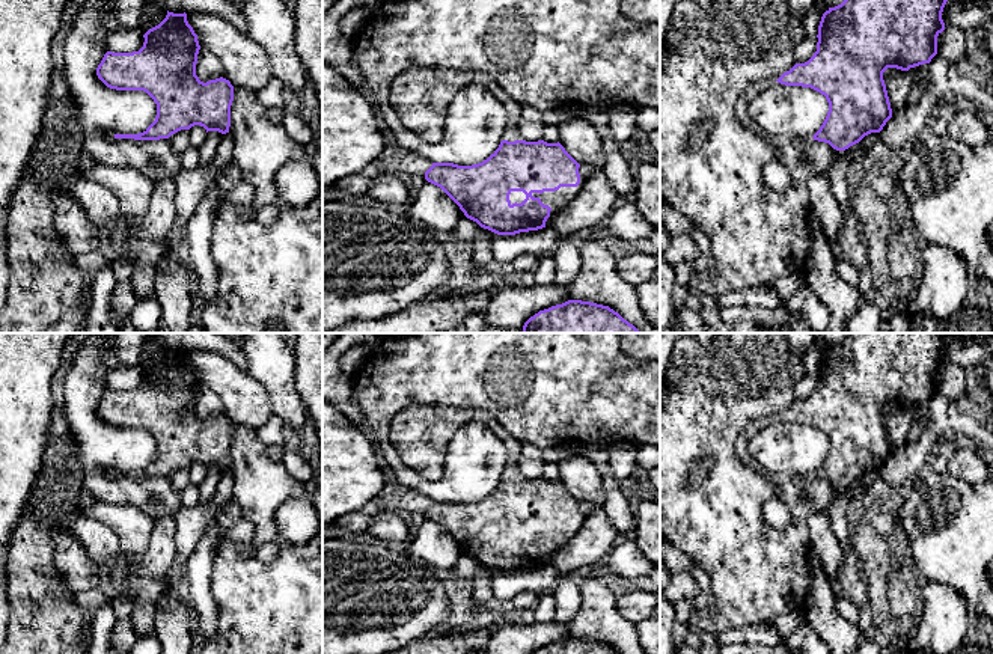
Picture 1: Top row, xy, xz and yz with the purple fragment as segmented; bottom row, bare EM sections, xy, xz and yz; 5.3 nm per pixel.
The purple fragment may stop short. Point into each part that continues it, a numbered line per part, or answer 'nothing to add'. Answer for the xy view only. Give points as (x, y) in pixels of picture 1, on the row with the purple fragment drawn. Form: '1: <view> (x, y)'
nothing to add

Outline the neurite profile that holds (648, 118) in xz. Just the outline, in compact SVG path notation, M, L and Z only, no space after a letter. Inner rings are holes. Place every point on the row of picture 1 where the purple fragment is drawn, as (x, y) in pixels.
M642 107L637 113L637 134L639 137L660 127L660 110L652 107Z

